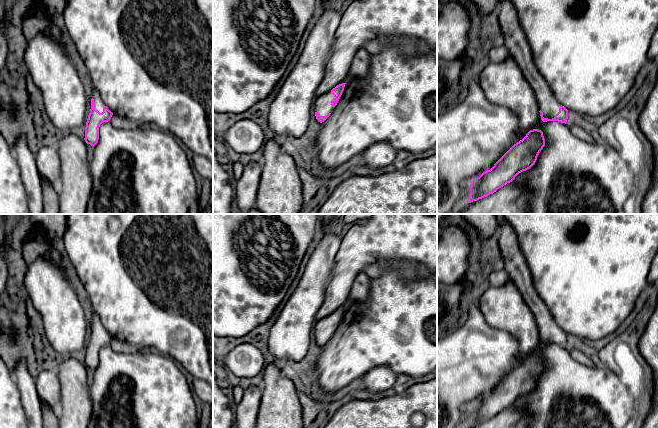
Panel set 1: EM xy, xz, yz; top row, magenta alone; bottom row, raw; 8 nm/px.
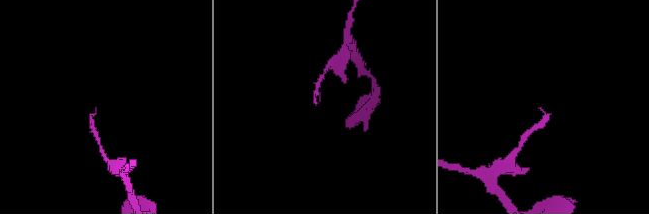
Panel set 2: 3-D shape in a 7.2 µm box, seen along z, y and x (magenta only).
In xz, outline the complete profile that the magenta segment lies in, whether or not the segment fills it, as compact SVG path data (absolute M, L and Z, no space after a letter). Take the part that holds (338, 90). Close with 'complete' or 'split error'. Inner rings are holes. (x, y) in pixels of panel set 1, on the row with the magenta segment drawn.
M339 84L331 91L316 96L313 111L318 122L322 123L330 116L344 91L345 84Z; split error

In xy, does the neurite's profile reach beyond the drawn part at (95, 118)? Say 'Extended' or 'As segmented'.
Extended

